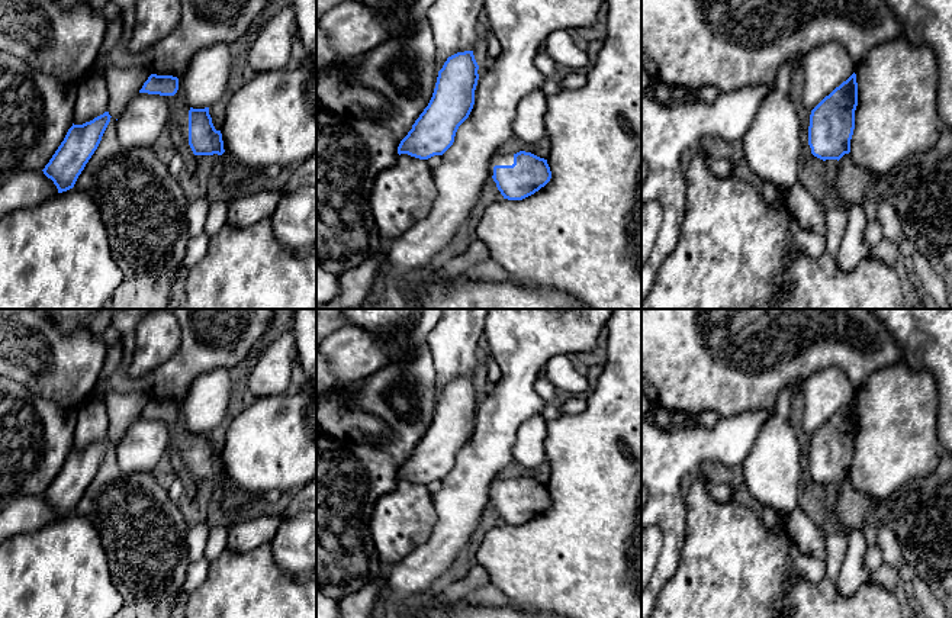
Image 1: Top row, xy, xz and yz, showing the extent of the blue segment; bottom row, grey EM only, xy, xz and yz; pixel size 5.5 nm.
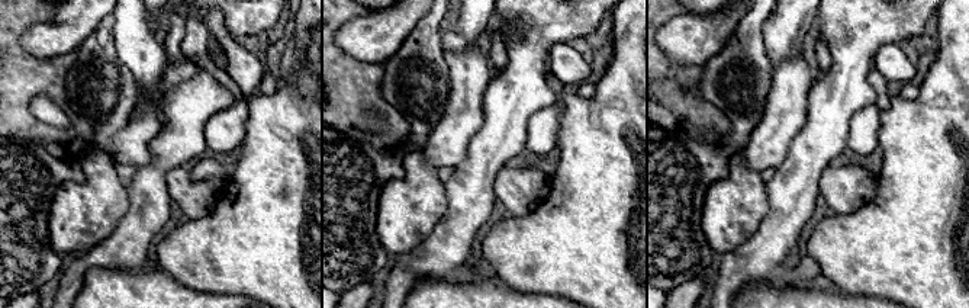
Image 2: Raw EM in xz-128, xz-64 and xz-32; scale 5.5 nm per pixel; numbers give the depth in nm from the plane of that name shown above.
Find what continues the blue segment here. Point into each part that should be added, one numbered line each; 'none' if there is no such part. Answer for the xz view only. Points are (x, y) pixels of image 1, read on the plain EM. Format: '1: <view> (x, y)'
1: xz (507, 483)

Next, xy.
1: xy (179, 440)

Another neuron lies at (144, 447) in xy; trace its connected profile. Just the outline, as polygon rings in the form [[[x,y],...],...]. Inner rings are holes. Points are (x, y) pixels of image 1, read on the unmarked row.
[[[135,419],[116,445],[116,461],[125,473],[157,473],[167,464],[170,428],[165,421]]]

